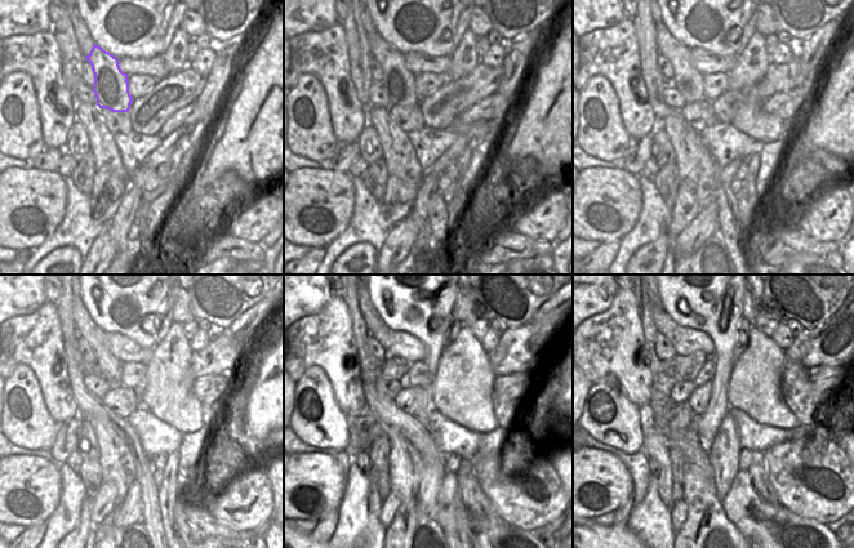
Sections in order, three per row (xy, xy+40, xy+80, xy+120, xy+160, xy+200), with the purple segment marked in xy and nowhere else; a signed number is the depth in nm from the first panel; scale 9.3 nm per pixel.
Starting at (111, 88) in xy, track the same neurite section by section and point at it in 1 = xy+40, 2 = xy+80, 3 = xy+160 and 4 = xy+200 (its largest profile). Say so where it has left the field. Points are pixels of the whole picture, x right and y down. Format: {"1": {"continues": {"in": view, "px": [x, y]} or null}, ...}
{"1": {"continues": {"in": "xy+40", "px": [397, 81]}}, "2": {"continues": {"in": "xy+80", "px": [688, 80]}}, "3": {"continues": {"in": "xy+160", "px": [373, 320]}}, "4": {"continues": {"in": "xy+200", "px": [653, 301]}}}

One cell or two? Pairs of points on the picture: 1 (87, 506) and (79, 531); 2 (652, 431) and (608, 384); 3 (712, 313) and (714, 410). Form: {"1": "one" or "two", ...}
{"1": "one", "2": "two", "3": "one"}

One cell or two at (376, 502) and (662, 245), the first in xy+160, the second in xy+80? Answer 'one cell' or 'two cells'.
one cell

